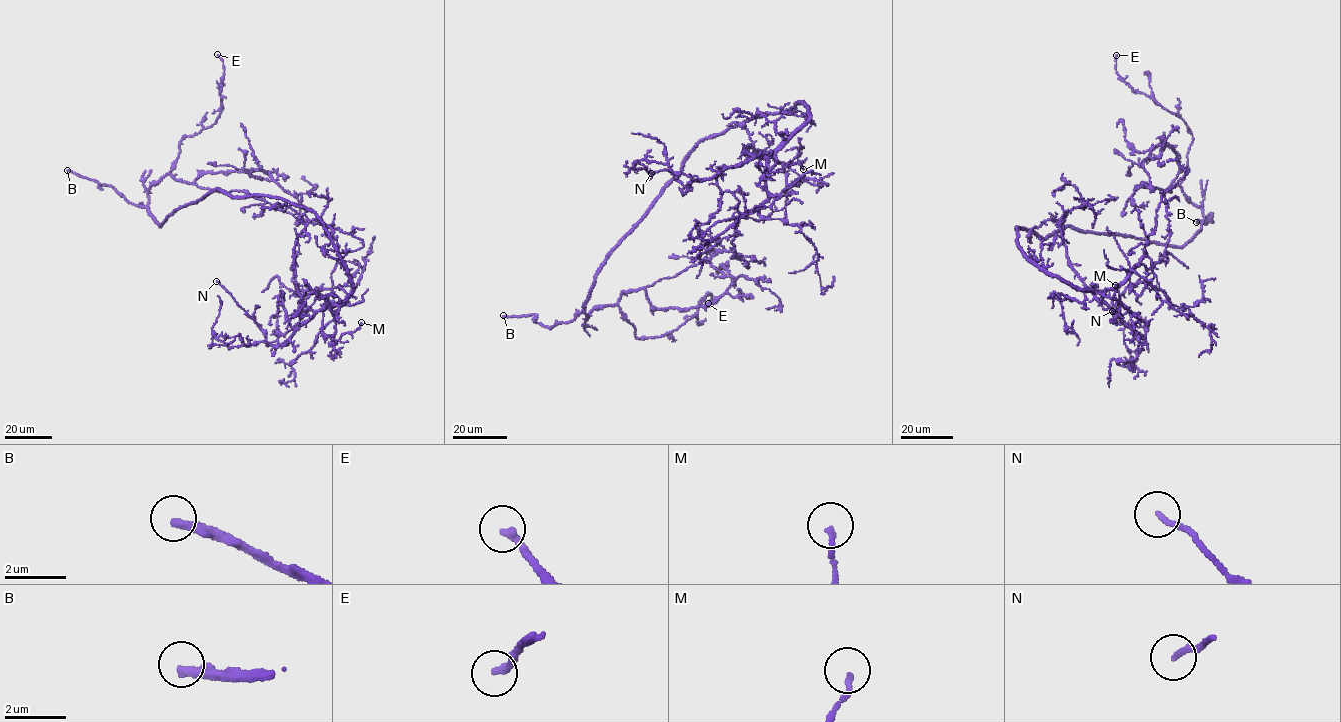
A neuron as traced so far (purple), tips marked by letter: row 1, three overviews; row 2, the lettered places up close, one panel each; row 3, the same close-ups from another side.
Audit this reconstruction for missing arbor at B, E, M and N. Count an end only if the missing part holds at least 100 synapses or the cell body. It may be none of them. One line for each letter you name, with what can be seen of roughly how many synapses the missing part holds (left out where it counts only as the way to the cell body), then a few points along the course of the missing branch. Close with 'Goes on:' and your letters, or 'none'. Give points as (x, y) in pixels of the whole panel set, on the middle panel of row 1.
B: about 350 synapses
Goes on: B

